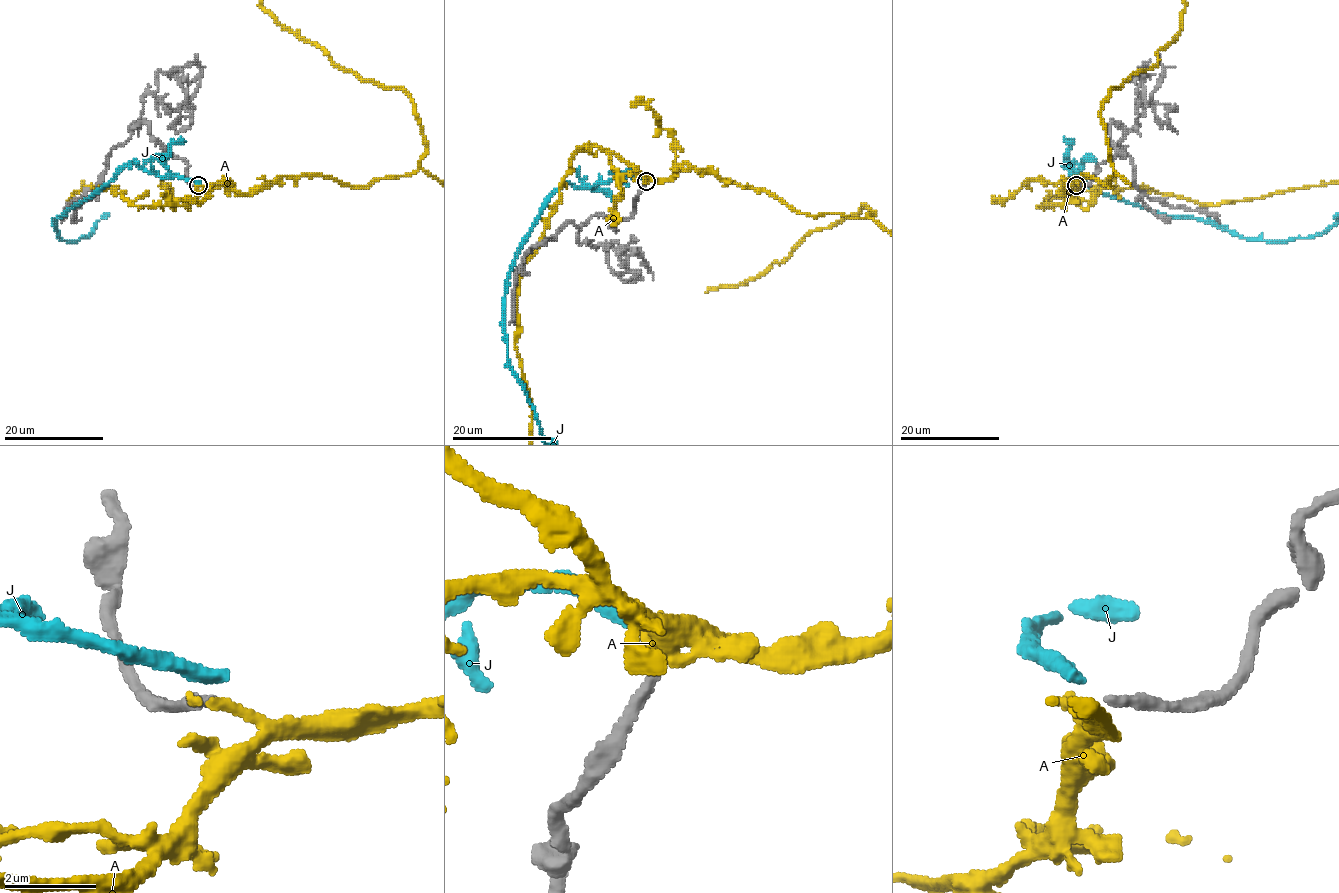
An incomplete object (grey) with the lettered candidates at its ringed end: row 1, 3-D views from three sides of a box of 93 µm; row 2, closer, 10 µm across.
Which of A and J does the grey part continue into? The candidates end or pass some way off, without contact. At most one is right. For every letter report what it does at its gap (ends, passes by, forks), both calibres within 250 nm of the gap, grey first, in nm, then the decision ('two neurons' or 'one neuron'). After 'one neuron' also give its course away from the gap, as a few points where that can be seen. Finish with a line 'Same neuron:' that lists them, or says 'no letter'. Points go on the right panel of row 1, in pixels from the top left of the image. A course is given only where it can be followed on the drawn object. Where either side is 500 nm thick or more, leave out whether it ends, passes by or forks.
A: it ends there; 240 nm thick on the grey side, 260 nm on the other; two neurons
J: it ends there; 240 nm thick on the grey side, 360 nm on the other; two neurons
Same neuron: no letter

